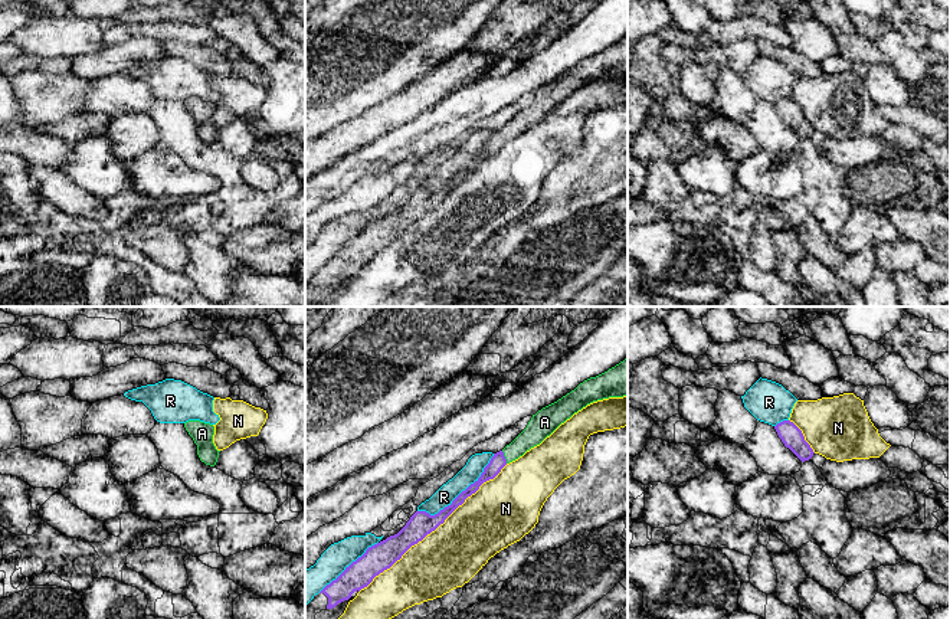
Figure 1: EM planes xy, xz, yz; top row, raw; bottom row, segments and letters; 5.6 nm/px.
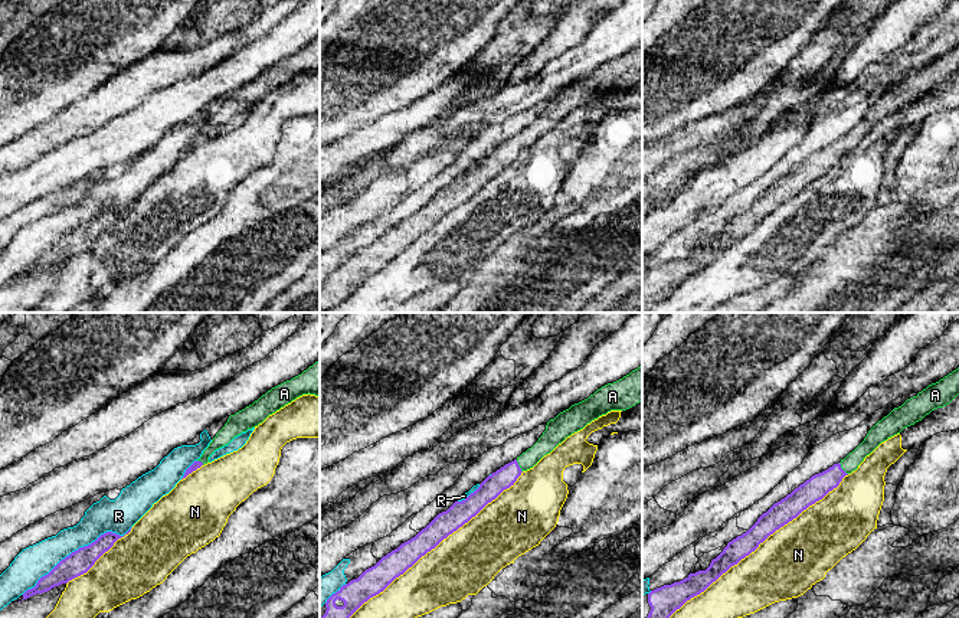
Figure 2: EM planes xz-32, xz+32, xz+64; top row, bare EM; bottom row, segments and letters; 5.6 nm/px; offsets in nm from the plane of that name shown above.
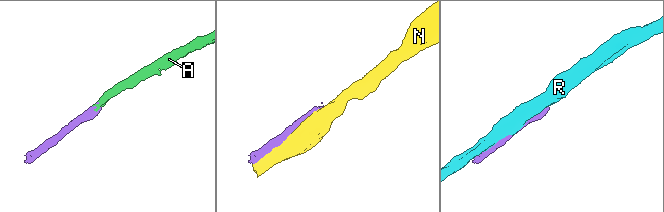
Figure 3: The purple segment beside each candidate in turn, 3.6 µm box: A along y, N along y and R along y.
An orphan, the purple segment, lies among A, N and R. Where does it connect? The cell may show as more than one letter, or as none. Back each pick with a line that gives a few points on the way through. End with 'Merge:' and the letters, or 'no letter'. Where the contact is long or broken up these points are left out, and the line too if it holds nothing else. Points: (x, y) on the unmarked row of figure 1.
A: Path across: xz (498, 138), (504, 134), (539, 105)
Merge: A

